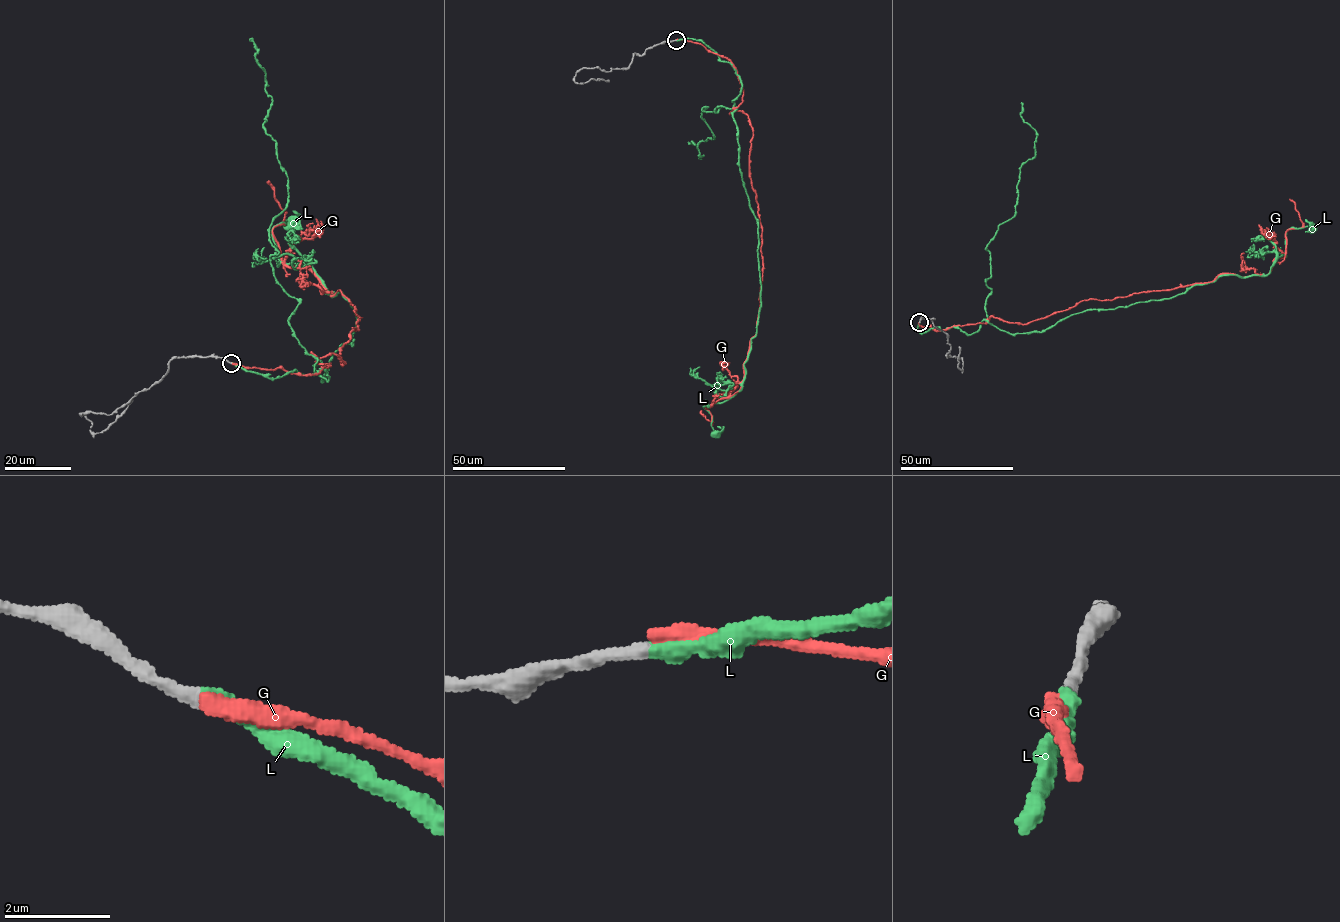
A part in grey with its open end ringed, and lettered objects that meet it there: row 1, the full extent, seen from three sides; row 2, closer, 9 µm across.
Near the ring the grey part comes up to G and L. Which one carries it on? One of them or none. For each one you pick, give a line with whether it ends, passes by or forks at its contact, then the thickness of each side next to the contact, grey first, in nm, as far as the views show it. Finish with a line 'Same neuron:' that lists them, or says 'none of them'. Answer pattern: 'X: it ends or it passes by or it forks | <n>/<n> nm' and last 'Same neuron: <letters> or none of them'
L: it ends | 240/320 nm
Same neuron: L

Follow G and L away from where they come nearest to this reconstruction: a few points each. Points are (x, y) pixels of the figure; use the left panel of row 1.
G: (231, 363), (316, 374), (333, 353), (344, 363), (360, 318), (281, 261), (269, 180)
L: (231, 363), (328, 380), (317, 359), (322, 379), (353, 343), (343, 293), (279, 260), (271, 230), (289, 223)

